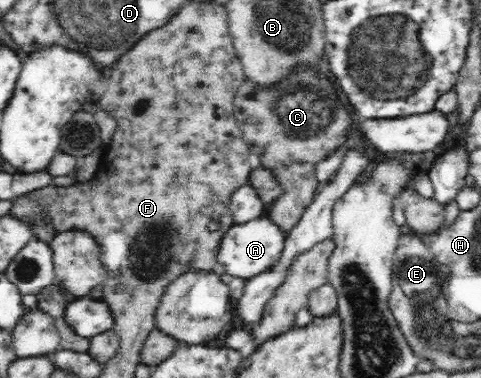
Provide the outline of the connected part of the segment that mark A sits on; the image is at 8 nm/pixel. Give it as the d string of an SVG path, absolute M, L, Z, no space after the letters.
M260 217L243 224L234 224L221 239L216 258L217 268L221 268L225 274L244 280L271 271L283 254L285 239L285 230L270 218Z

